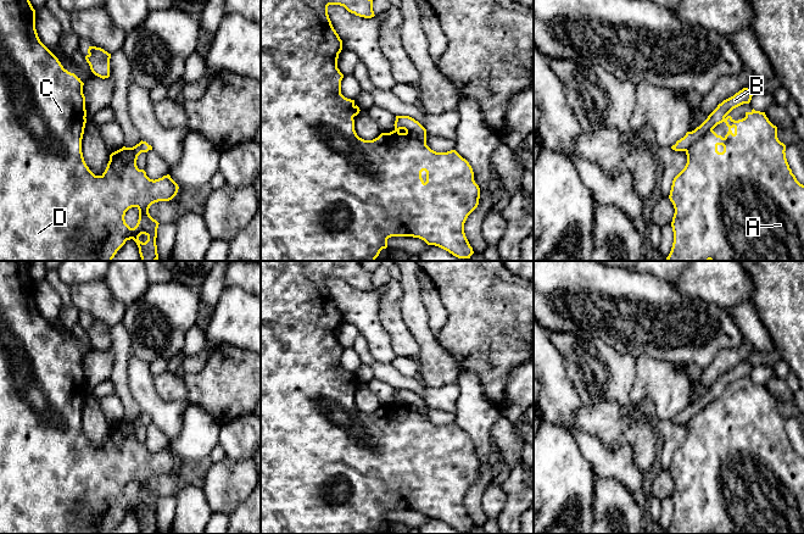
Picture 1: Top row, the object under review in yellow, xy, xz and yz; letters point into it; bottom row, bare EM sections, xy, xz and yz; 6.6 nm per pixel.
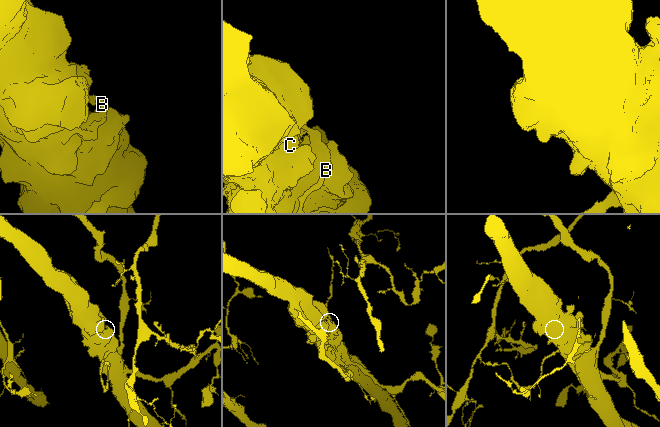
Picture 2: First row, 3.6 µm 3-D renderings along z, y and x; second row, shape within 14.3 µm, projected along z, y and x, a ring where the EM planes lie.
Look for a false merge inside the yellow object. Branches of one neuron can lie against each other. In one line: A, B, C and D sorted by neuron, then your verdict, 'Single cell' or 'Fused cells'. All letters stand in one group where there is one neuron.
Groups: A C D / B. Fused cells

